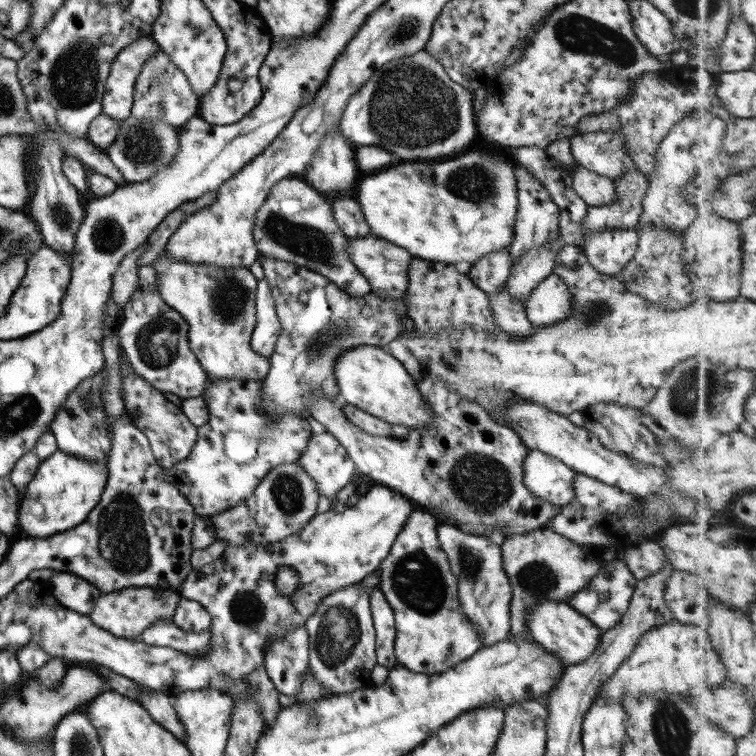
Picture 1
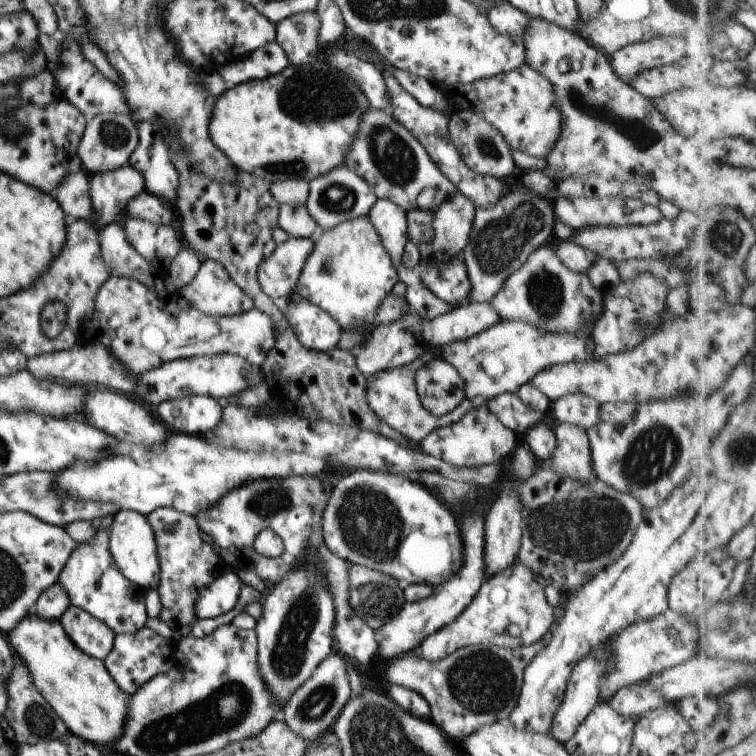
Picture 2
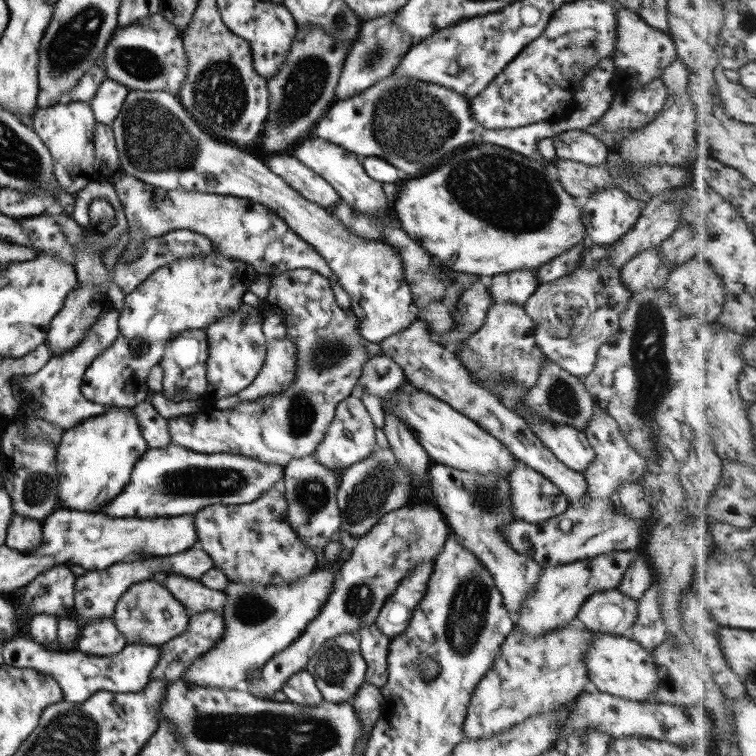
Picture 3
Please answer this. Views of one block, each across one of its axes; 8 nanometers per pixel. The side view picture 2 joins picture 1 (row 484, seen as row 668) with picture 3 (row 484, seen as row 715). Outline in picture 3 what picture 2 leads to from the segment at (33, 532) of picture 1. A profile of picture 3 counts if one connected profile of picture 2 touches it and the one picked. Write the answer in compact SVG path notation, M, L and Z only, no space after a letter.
M127 406L105 407L103 414L68 428L55 447L59 508L87 513L97 513L123 490L137 460L148 449L131 407Z

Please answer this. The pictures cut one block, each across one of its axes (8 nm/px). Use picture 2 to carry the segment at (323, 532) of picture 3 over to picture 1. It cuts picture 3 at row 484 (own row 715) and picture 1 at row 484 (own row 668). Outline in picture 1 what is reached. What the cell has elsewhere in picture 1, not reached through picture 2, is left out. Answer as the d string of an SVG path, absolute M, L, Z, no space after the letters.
M327 431L311 434L307 447L296 461L315 483L321 496L333 499L335 494L350 481L356 470L345 449Z

